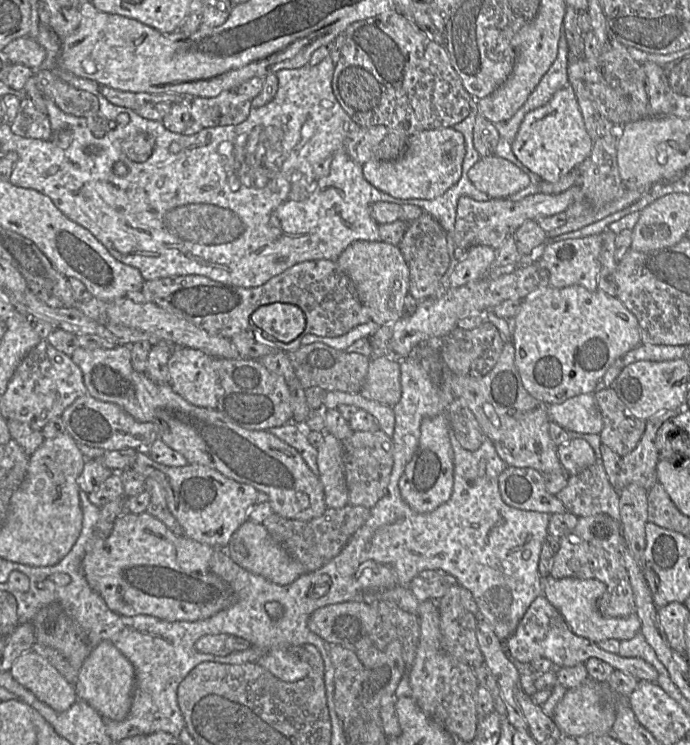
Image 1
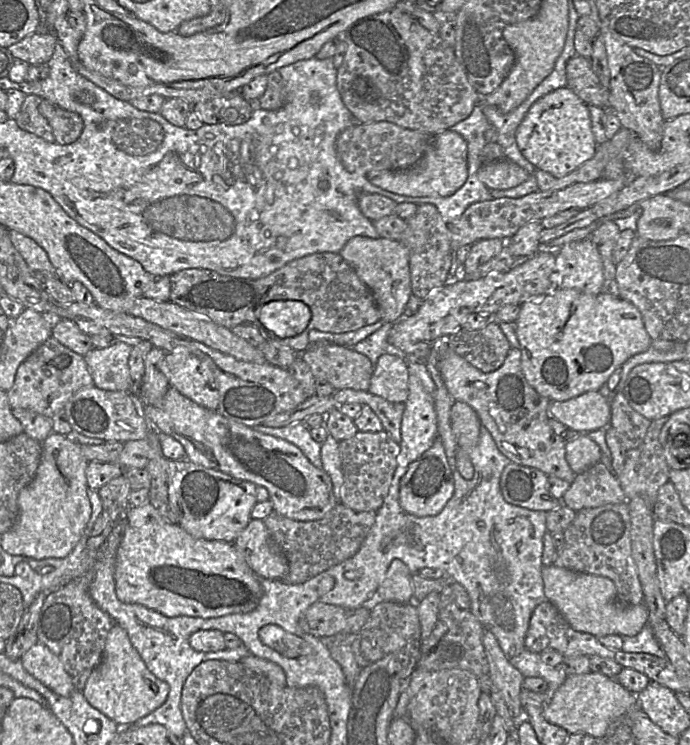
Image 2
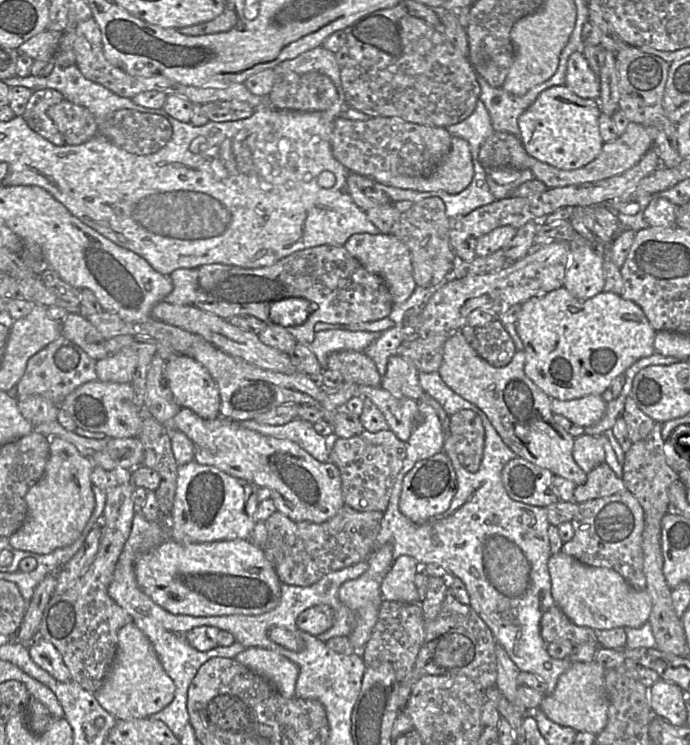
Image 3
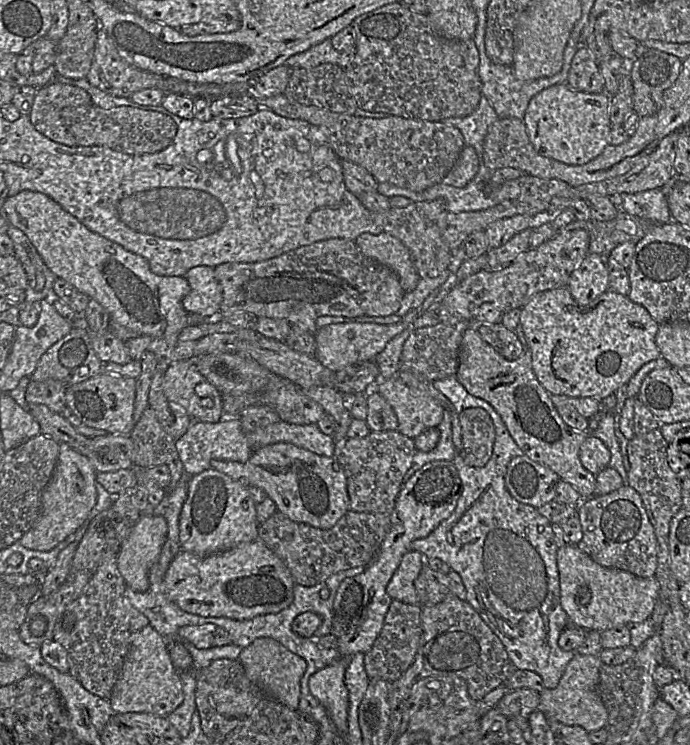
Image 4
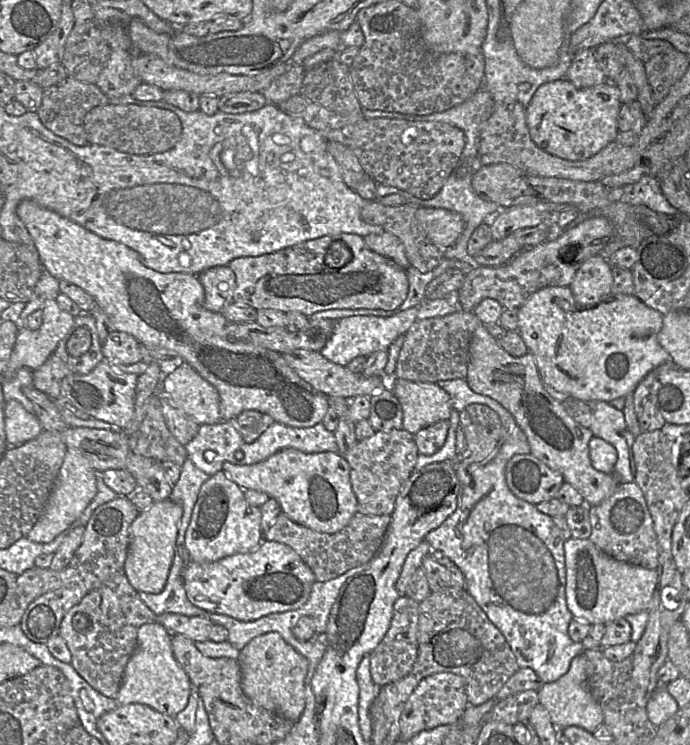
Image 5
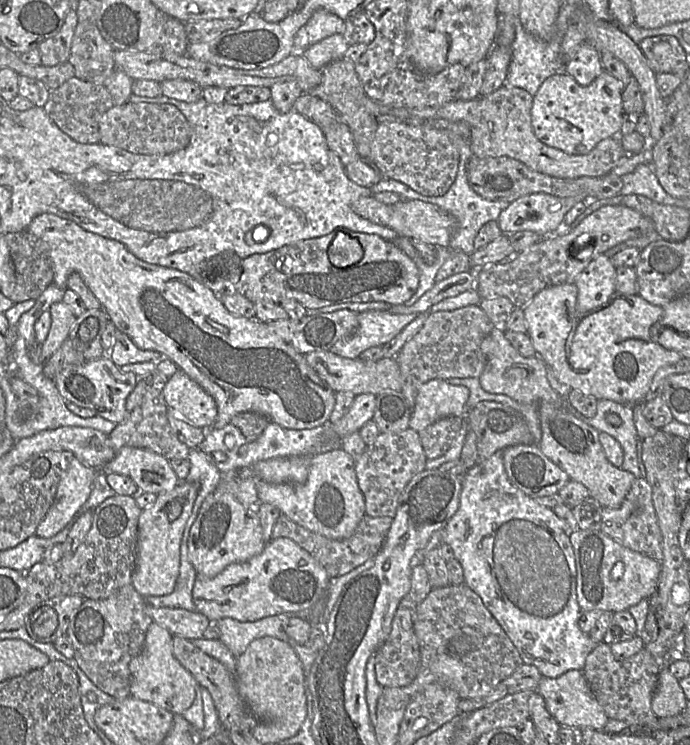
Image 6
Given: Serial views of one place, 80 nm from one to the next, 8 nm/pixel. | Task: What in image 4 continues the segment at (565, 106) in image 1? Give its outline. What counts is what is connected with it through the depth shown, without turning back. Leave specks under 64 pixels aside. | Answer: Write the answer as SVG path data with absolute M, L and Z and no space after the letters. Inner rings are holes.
M568 83L543 89L529 102L523 120L529 139L542 156L570 165L582 165L596 158L607 145L611 130L609 95L577 91Z

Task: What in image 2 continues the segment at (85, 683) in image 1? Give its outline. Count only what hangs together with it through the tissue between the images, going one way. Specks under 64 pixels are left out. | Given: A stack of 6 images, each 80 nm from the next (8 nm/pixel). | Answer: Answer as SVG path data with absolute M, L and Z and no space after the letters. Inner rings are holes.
M115 624L107 636L102 660L92 671L82 693L94 708L102 712L118 726L127 727L159 708L166 701L169 690L169 685L157 678L147 668L145 662L132 645L126 630Z

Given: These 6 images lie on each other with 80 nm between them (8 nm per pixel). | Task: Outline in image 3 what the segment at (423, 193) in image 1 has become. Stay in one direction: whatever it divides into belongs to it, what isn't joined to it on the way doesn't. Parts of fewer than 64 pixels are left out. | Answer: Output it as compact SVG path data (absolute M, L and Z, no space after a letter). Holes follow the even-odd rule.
M453 136L450 151L427 177L394 176L387 172L374 175L377 183L387 186L431 192L442 190L449 194L463 191L472 181L474 167L467 140Z

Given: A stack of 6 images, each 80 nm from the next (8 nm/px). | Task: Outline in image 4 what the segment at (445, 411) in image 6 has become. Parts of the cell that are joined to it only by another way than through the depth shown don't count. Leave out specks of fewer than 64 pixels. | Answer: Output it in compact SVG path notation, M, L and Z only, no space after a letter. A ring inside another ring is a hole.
M379 373L370 390L378 392L391 405L398 419L397 431L409 438L437 427L443 420L444 408L436 399L409 388L396 375L385 380Z

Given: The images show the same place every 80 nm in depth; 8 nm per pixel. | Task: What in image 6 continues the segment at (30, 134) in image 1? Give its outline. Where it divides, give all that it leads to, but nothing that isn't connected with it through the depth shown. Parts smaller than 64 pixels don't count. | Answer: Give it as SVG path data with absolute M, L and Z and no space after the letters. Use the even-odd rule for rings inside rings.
M72 77L50 92L43 108L50 120L74 141L92 144L100 142L100 119L113 106L113 98L104 85Z

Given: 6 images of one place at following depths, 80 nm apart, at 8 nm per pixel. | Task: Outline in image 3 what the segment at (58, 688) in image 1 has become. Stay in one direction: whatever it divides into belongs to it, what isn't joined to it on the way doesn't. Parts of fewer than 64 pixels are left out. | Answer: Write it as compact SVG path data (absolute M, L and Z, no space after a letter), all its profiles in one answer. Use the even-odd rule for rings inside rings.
M41 637L36 638L29 646L29 654L39 667L56 680L66 682L72 679L62 655L51 642Z

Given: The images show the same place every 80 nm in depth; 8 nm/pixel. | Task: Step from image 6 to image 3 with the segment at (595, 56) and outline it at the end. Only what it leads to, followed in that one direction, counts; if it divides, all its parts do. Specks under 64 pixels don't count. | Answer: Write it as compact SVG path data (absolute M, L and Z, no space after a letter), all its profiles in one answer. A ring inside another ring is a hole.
M582 51L570 55L567 62L565 84L581 98L598 100L600 82Z

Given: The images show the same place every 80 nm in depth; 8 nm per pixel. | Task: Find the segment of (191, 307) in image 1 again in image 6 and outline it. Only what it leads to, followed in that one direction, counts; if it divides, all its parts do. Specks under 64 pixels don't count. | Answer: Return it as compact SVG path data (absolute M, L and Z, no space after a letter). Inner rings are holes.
M336 229L321 237L297 241L267 253L248 256L242 259L241 269L244 275L243 294L253 303L271 301L281 304L285 299L294 299L306 309L318 309L344 302L403 304L413 296L419 284L416 263L393 242L376 234L347 229ZM340 231L357 239L364 251L359 262L346 268L333 266L328 258L328 248Z

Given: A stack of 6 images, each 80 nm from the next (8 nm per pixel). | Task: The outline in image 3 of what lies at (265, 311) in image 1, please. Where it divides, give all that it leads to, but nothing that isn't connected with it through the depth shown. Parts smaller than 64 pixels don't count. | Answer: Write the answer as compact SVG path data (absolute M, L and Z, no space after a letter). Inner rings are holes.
M286 298L272 303L269 319L274 324L289 328L303 324L312 311L313 305L308 300Z

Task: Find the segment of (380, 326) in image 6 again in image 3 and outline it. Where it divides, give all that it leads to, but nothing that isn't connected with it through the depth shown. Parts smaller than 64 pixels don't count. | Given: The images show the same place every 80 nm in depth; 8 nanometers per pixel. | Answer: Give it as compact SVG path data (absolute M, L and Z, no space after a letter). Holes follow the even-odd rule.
M342 329L323 330L315 334L314 340L309 347L317 357L323 369L322 371L324 371L330 354L344 350L363 352L379 334Z

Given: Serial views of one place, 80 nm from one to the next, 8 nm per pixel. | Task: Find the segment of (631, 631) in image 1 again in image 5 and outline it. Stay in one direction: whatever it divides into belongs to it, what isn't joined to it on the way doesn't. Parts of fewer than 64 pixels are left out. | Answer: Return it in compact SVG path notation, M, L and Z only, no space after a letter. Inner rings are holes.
M570 537L564 543L565 596L574 620L594 625L608 624L651 607L658 585L658 570L618 561L597 548L588 539Z

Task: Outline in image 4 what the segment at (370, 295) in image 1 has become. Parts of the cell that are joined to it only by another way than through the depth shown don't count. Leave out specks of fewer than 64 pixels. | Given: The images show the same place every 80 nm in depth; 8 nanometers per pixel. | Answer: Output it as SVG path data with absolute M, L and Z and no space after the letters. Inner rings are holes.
M382 231L378 234L362 233L354 241L365 256L387 266L397 275L405 293L415 289L420 277L413 264L409 250L398 238Z

